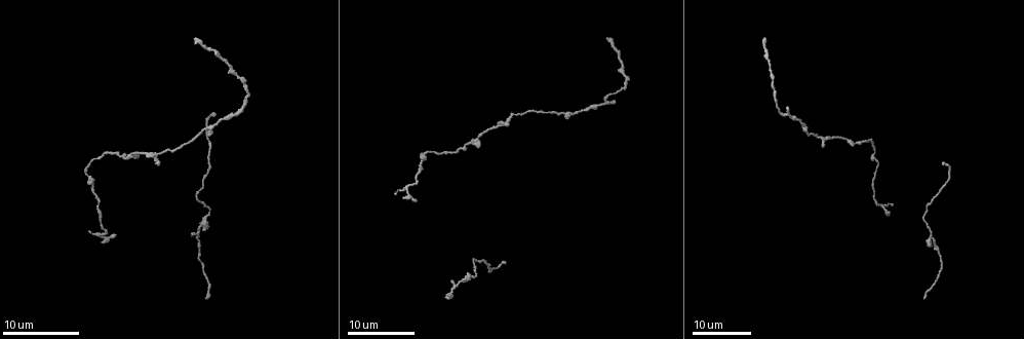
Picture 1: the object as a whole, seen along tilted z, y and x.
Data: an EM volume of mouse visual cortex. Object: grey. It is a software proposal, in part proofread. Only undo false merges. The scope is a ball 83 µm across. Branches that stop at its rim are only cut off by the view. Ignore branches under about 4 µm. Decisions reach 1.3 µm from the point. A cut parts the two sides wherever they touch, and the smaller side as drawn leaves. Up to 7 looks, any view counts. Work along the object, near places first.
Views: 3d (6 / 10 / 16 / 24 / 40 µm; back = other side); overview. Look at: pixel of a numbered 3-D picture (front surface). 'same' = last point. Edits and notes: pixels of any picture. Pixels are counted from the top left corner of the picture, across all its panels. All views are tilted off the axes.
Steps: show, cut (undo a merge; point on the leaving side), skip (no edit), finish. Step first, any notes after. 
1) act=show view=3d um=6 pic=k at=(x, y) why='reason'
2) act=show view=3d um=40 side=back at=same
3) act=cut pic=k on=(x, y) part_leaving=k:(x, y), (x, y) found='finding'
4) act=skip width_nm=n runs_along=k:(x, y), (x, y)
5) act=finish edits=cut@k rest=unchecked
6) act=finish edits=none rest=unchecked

act=show view=3d um=16 pic=1 at=(475, 258)

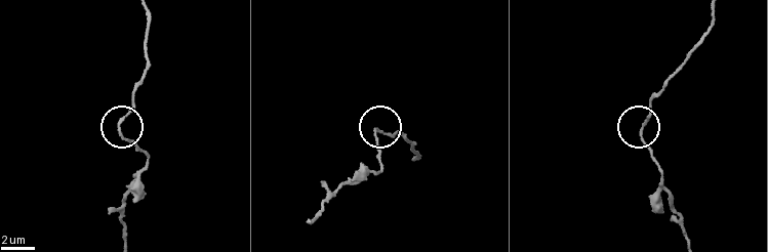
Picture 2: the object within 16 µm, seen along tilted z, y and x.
act=show view=3d um=6 pic=2 at=(374, 127)

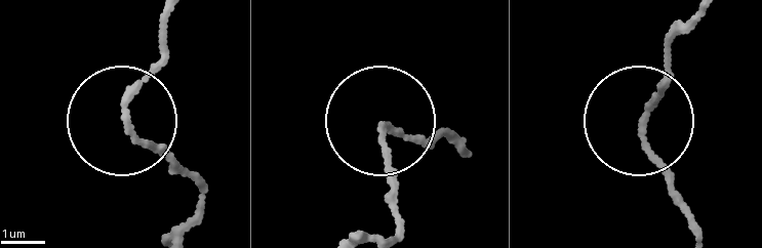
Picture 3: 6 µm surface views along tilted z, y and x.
act=skip width_nm=140 found='all the same neuron'

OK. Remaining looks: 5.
act=show view=3d um=16 pic=1 at=(936, 246) why='calibre changes'

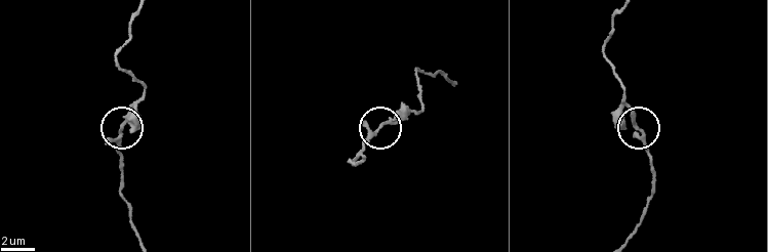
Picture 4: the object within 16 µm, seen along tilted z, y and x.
act=show view=3d um=6 pic=4 at=(124, 126)

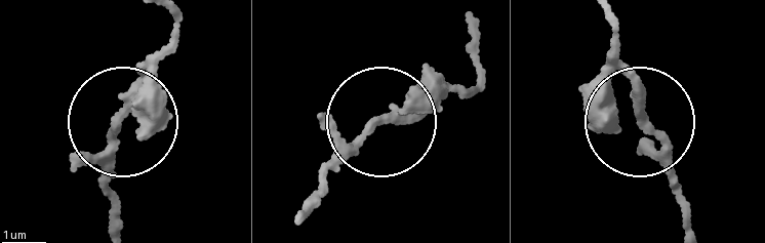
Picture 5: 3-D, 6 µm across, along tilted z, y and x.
act=show view=3d um=6 side=back pic=5 at=(372, 126)

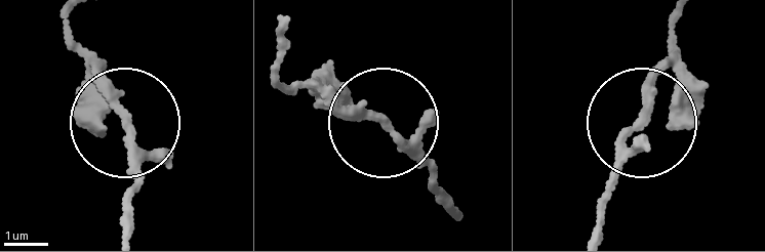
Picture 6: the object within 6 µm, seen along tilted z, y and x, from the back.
act=skip found='all the same neuron'

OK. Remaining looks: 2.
act=show view=3d um=16 pic=1 at=(819, 136) why='small branch off a trunk'

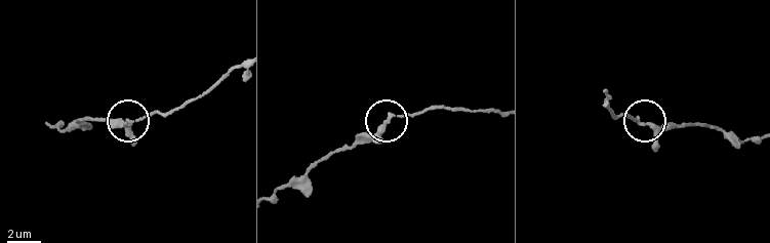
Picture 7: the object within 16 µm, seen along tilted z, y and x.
act=show view=3d um=6 pic=7 at=(385, 125)

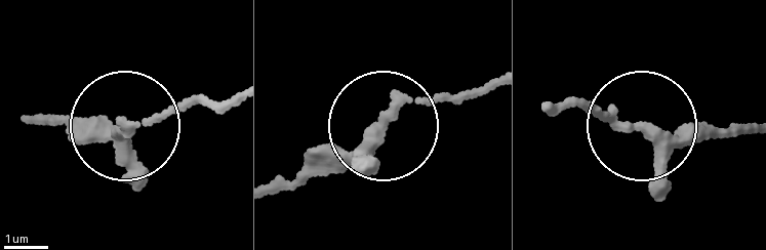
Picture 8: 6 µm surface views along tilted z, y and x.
act=skip width_nm=240 runs_along=8:(751, 128), (675, 144), (596, 117), (574, 98) found='one neuron here'

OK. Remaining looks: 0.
act=finish edits=none rest=unchecked

